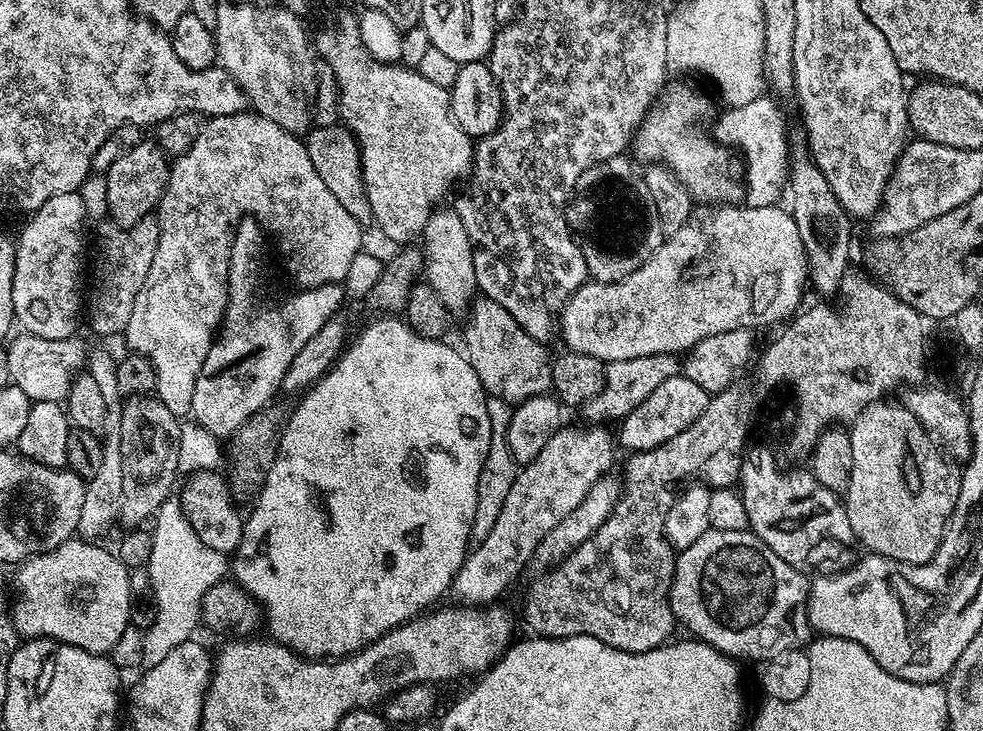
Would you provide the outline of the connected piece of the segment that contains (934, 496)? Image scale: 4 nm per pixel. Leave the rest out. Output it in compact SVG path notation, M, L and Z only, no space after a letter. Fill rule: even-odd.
M881 402L866 406L866 410L862 410L862 414L858 414L858 418L852 421L850 425L849 438L850 447L853 450L853 469L850 472L849 484L847 491L843 493L844 509L850 518L850 526L854 530L856 540L864 543L869 553L877 556L885 556L891 560L898 562L906 562L907 564L925 564L930 558L934 558L934 554L938 550L938 546L942 542L942 534L944 527L948 524L948 519L952 509L958 502L958 490L960 482L957 473L952 473L953 465L946 459L945 453L941 451L935 440L930 438L930 434L924 428L918 417L904 407L900 402L888 404L892 402ZM864 508L880 508L880 512L864 512Z

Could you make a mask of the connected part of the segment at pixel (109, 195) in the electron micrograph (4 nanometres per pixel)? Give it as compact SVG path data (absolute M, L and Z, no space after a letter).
M144 138L134 150L129 150L112 162L104 173L104 196L117 227L128 228L151 215L158 207L168 185L170 162L155 139Z

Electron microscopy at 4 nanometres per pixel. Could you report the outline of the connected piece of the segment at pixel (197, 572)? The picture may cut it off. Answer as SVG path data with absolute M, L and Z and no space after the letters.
M170 498L155 514L150 528L152 549L146 565L148 580L152 583L152 596L156 599L156 621L144 636L140 652L144 655L145 669L162 661L170 650L193 639L192 632L201 623L203 596L230 572L230 560L218 550L210 550L190 526L188 515L182 510L179 499Z

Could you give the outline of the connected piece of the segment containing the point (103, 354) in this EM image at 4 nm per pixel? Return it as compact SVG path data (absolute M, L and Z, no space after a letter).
M97 348L96 351L89 353L86 368L88 375L94 378L98 385L99 393L102 394L103 404L106 406L106 414L100 425L101 432L101 462L96 474L87 479L85 483L84 496L82 502L82 511L79 514L79 526L77 535L81 539L96 540L112 522L119 519L123 471L122 471L122 410L124 409L124 395L118 386L117 361L112 359L110 354L103 348Z

